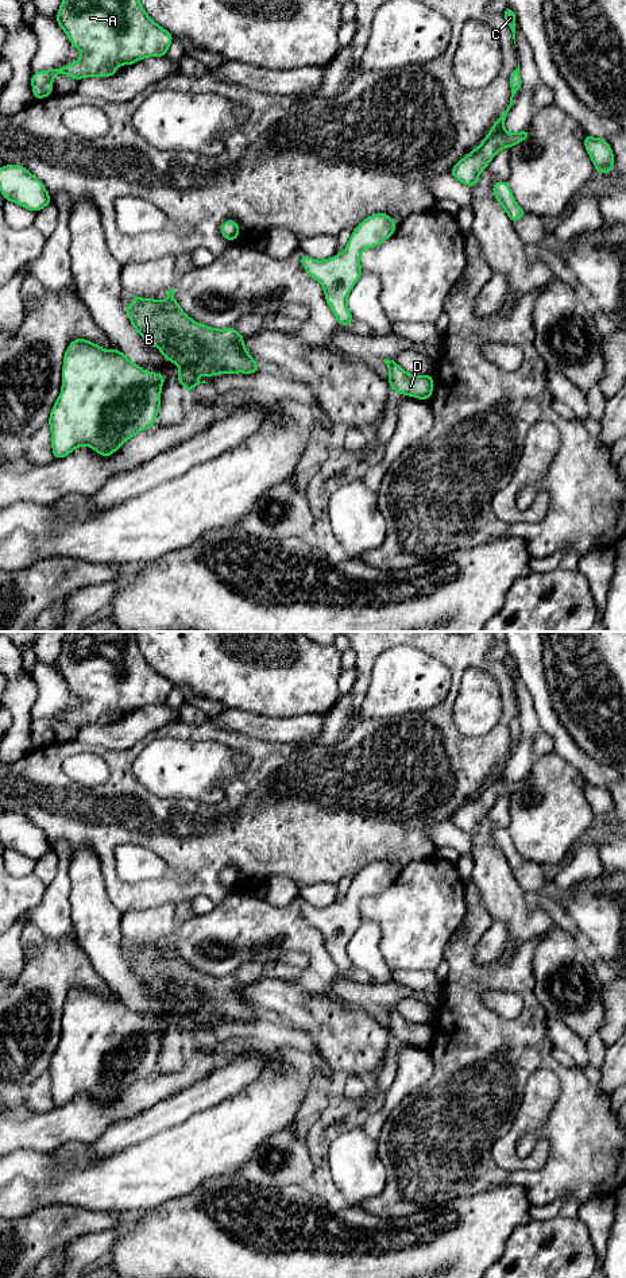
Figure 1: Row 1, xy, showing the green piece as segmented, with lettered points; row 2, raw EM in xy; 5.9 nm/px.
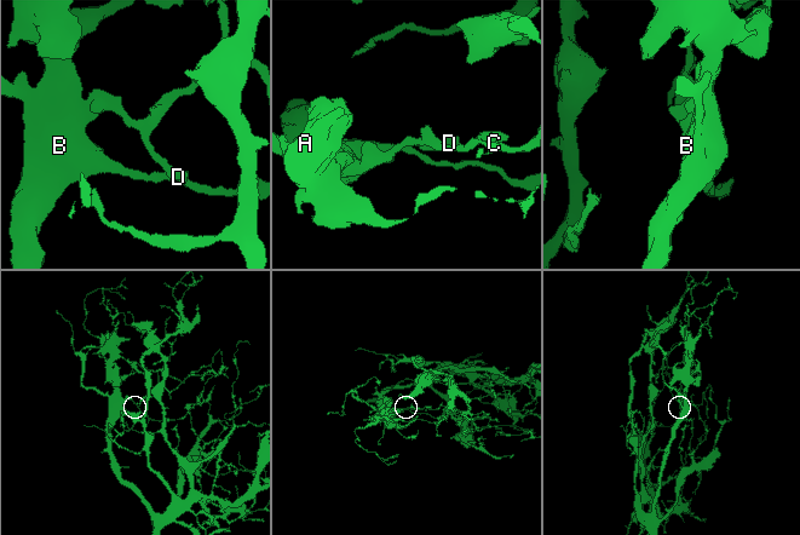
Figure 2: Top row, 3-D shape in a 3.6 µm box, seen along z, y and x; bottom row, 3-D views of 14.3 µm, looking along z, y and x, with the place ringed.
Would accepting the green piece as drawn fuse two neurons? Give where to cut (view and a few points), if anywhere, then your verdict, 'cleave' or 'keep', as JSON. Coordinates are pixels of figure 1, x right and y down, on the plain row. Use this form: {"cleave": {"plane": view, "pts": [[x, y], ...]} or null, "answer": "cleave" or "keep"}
{"cleave": null, "answer": "keep"}

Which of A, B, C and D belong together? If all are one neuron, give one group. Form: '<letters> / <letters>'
A B C D

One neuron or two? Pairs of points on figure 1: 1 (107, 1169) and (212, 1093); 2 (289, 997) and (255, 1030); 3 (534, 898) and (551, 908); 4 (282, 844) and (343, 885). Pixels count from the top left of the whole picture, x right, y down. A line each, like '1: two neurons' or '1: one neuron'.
1: two neurons
2: two neurons
3: two neurons
4: two neurons

